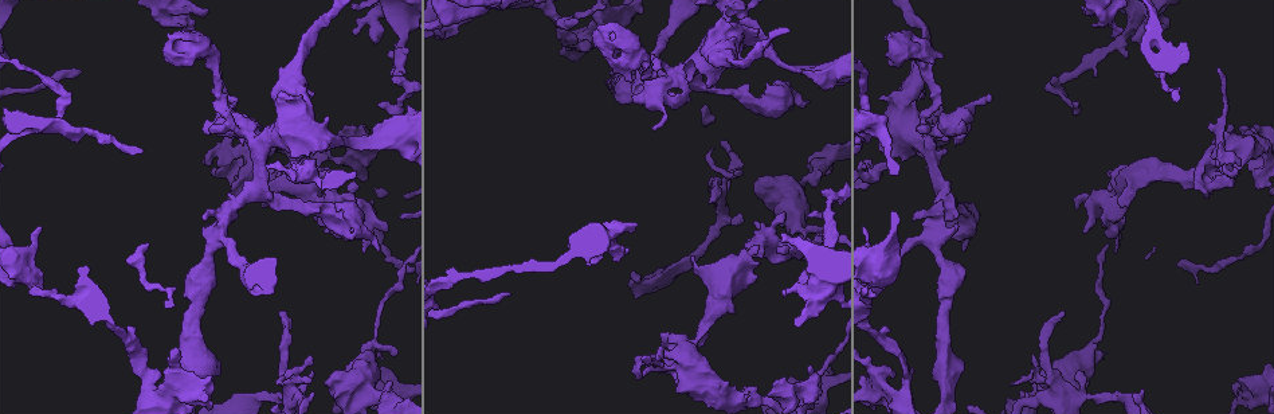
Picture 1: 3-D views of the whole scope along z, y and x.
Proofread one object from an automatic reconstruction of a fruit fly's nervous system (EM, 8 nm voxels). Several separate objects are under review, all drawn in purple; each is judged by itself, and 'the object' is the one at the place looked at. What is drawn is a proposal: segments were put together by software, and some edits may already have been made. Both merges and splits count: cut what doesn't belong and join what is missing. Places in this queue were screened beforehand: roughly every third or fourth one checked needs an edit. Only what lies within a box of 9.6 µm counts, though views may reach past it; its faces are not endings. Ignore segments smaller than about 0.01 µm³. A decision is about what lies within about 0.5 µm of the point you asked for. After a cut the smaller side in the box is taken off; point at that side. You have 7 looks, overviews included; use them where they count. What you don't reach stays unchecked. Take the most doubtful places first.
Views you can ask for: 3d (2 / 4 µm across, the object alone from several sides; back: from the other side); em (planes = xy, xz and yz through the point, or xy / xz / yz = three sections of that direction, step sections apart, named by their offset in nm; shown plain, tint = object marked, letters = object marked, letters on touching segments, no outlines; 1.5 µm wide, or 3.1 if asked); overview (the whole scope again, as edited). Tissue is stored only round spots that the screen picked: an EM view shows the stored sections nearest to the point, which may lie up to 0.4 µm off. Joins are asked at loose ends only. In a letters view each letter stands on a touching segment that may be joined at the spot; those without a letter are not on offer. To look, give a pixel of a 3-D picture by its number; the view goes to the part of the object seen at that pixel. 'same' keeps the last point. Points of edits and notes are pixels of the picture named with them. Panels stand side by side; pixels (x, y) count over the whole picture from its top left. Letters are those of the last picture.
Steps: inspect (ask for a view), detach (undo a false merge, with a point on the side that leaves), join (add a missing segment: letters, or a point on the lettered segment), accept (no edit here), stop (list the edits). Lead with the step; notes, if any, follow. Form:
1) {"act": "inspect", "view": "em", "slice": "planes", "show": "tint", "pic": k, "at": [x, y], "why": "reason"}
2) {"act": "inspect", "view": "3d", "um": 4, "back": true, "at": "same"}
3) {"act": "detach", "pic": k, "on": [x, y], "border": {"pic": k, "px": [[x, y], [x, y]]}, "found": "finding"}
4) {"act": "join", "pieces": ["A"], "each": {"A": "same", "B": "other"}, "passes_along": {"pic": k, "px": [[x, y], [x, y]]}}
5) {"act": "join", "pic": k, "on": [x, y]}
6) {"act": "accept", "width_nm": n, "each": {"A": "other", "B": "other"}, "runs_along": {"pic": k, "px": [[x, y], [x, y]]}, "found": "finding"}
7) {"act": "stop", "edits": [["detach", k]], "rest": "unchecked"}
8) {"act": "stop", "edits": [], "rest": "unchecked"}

{"act": "inspect", "view": "em", "slice": "planes", "show": "letters", "pic": 1, "at": [691, 257], "why": "branch stops here"}

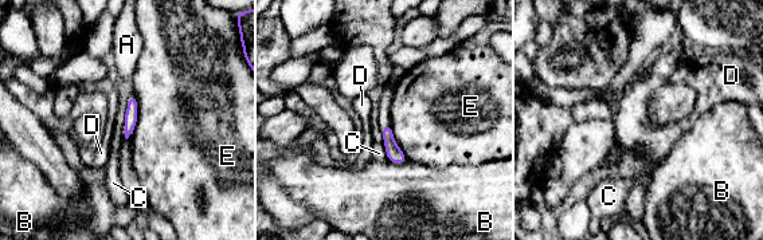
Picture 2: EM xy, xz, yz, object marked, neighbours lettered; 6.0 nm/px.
{"act": "accept", "each": {"A": "other", "B": "other", "C": "other", "D": "other", "E": "other"}, "found": "no lettered segment goes on from it"}

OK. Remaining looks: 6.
{"act": "inspect", "view": "em", "slice": "yz", "step": 8, "show": "tint", "pic": 1, "at": [897, 50], "why": "calibre changes"}

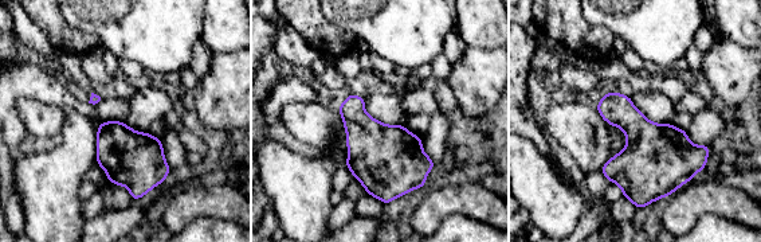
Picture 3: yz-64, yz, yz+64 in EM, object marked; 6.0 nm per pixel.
{"act": "inspect", "view": "em", "slice": "planes", "show": "letters", "at": "same"}

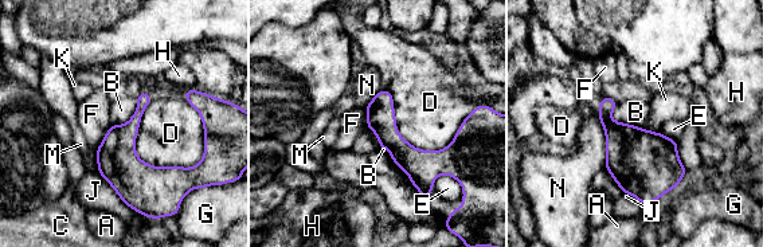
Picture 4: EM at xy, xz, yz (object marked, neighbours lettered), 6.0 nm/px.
{"act": "accept", "width_nm": 260, "each": {"A": "other", "B": "other", "C": "other", "D": "other", "E": "other", "F": "other", "G": "other", "H": "other", "J": "other", "K": "other", "M": "other", "N": "other"}, "found": "continuous, no second neuron"}

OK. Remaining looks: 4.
{"act": "inspect", "view": "em", "slice": "xy", "step": 8, "show": "letters", "pic": 1, "at": [1091, 342], "why": "thick turns thin"}

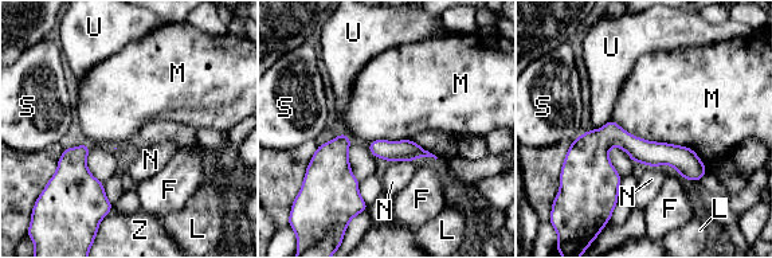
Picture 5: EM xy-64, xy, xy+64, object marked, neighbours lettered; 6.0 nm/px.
{"act": "accept", "each": {"F": "other", "L": "other", "M": "other", "N": "other", "S": "other", "U": "other", "Z": "other"}, "border": {"pic": 5, "px": [[611, 118], [701, 160]]}, "found": "one neuron here"}

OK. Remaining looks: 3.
{"act": "stop", "edits": [], "rest": "unchecked"}

